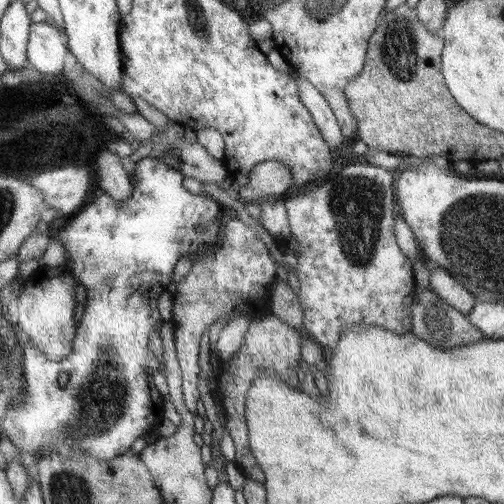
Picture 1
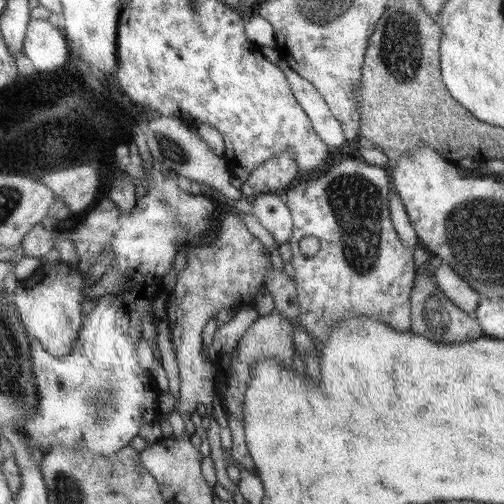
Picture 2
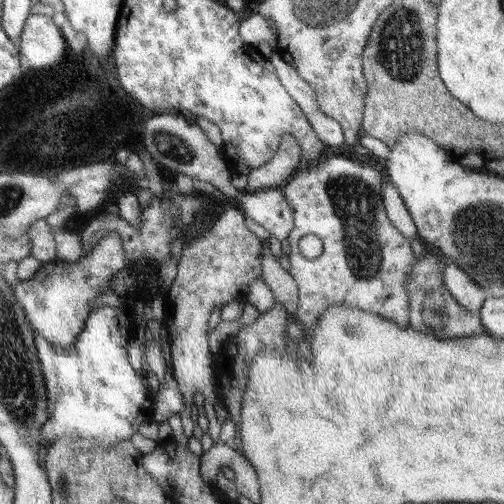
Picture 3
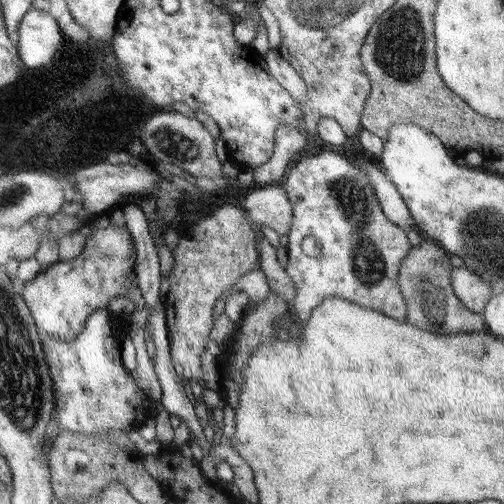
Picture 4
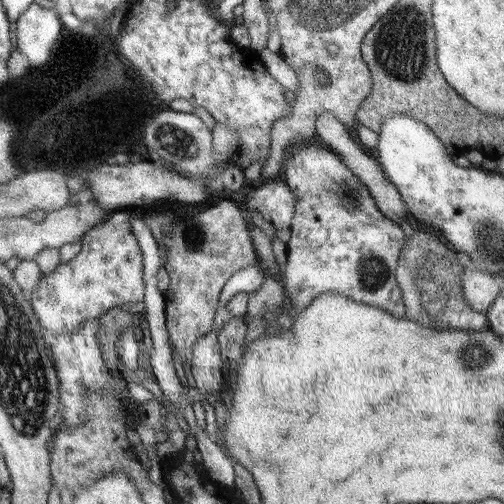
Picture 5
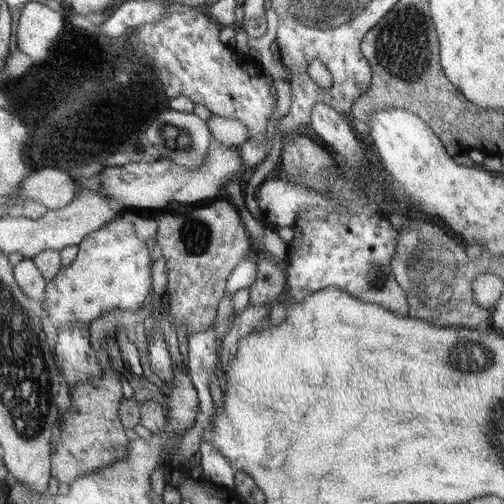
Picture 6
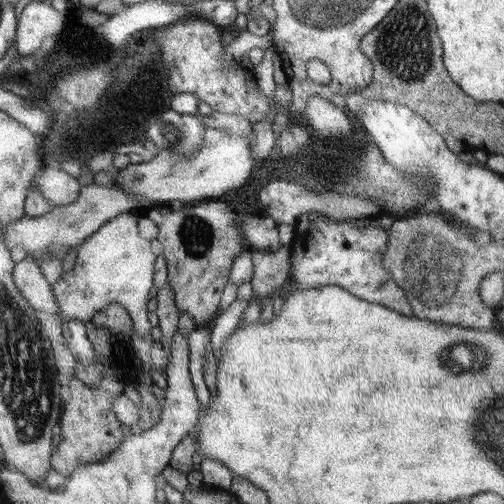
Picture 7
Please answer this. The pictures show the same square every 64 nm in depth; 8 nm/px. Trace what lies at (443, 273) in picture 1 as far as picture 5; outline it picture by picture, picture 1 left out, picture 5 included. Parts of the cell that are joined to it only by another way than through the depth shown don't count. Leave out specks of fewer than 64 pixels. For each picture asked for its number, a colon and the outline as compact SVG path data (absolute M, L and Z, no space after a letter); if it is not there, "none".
2: M447 264L435 266L433 268L433 278L435 278L435 286L449 298L449 302L459 308L465 314L473 314L477 304L481 302L481 296L471 290L469 284L465 284L459 274L455 274Z
3: M445 264L441 272L443 272L441 280L443 280L443 290L447 292L447 300L453 302L457 308L463 308L469 314L477 316L489 294L453 264Z
4: M463 266L451 270L451 290L461 306L473 314L481 314L493 296L493 286Z
5: M463 270L461 272L461 294L465 304L479 314L485 314L493 300L499 296L499 288L503 280L495 278L493 274L485 274L479 270Z

